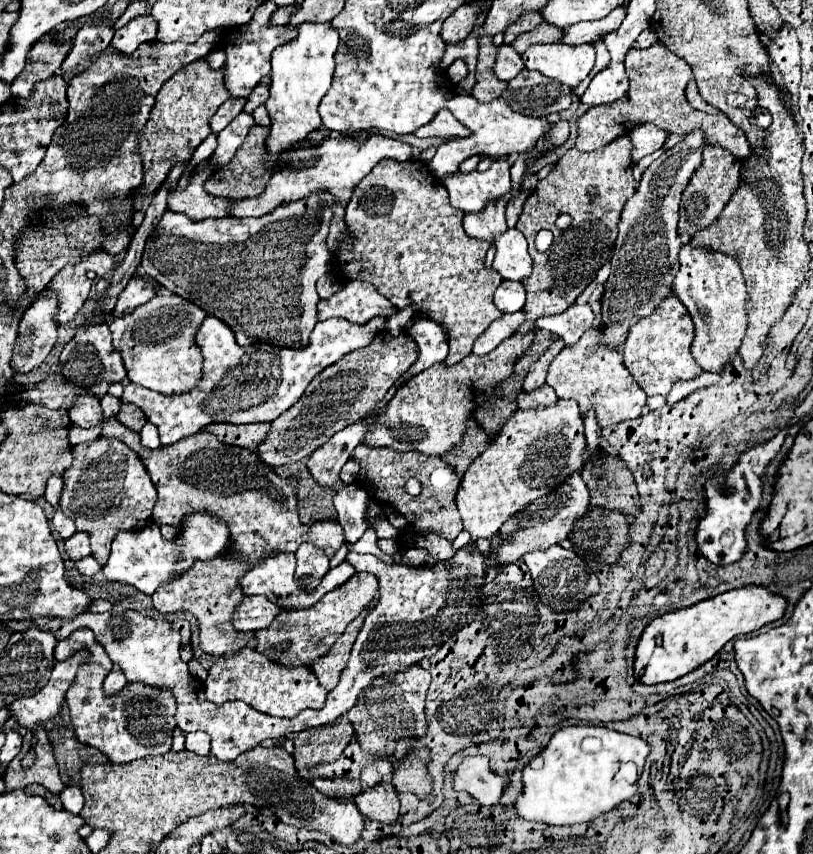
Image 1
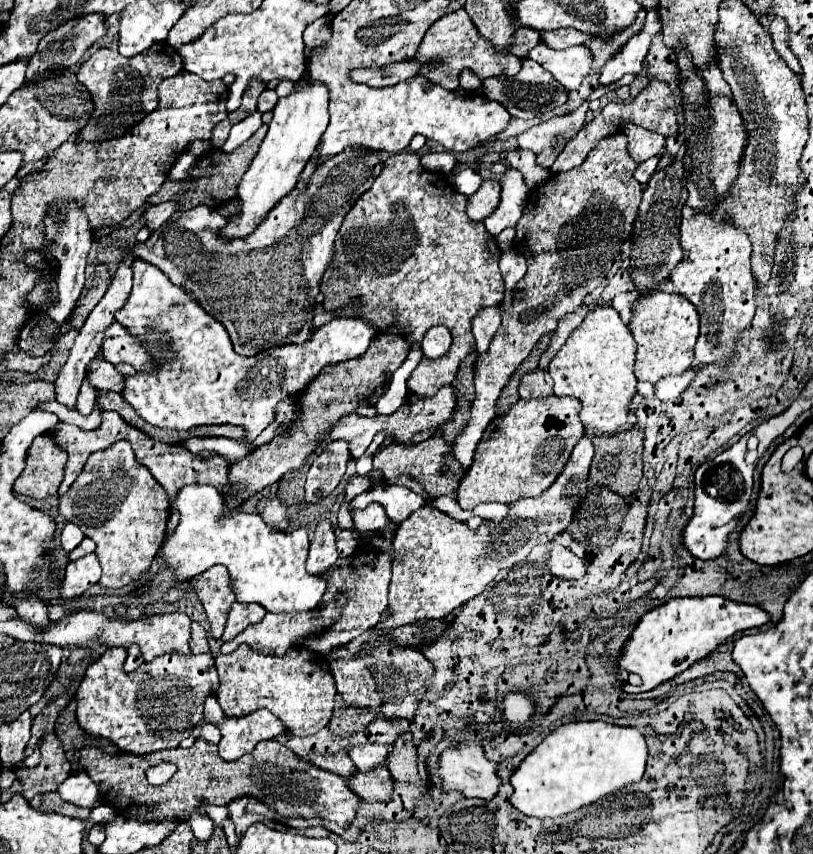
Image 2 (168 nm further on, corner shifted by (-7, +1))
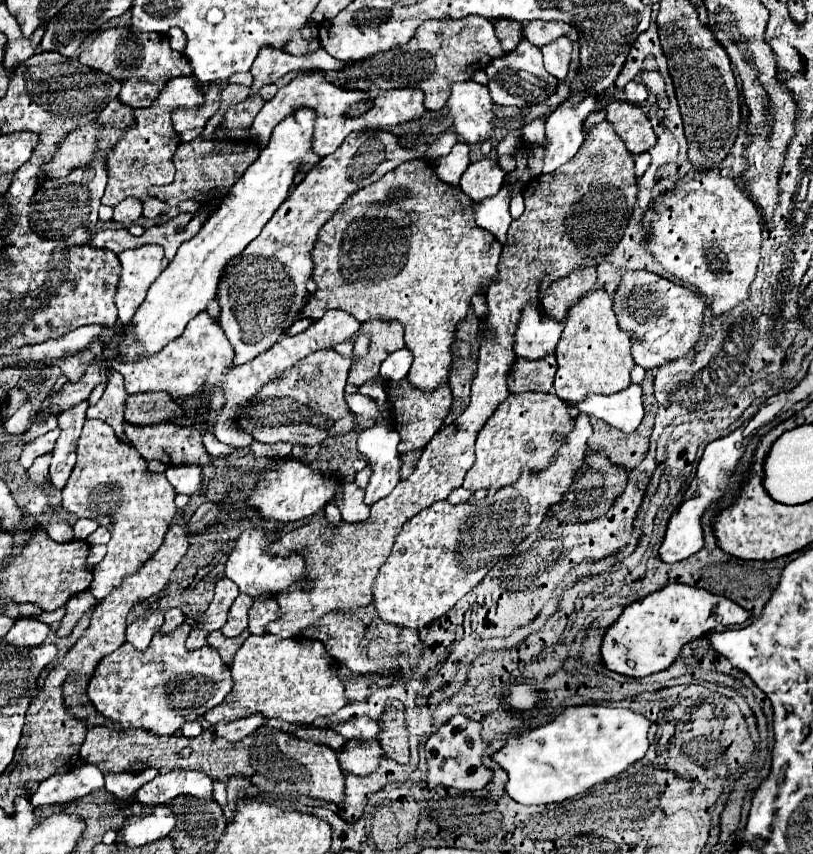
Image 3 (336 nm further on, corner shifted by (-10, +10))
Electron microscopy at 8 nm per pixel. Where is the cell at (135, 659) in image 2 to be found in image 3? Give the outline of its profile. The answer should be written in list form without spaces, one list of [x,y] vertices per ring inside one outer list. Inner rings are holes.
[[[154,611],[146,617],[136,619],[126,629],[126,641],[132,643],[138,651],[144,651],[150,645],[152,635],[162,627],[164,623],[164,611]]]

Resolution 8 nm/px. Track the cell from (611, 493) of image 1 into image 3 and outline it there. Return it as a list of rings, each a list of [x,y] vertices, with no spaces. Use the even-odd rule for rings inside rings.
[[[646,371],[644,381],[640,383],[642,391],[644,391],[644,419],[640,423],[640,427],[634,433],[622,433],[614,427],[610,427],[608,423],[602,423],[600,419],[592,419],[592,427],[594,433],[588,439],[588,445],[592,449],[604,451],[604,455],[612,461],[618,463],[626,469],[634,469],[646,455],[648,451],[648,439],[654,427],[654,417],[656,417],[656,399],[654,399],[654,371]]]

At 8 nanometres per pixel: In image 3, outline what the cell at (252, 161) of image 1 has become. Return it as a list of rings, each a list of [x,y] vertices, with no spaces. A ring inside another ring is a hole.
[[[200,137],[190,143],[182,143],[174,153],[174,165],[176,165],[174,181],[170,185],[150,187],[148,195],[170,205],[178,205],[186,199],[194,199],[200,205],[222,201],[224,195],[228,195],[232,183],[236,183],[242,177],[242,171],[246,171],[246,167],[254,163],[258,151],[260,149],[254,143],[244,143],[240,149],[232,151],[232,143],[228,145],[220,141],[204,141]]]

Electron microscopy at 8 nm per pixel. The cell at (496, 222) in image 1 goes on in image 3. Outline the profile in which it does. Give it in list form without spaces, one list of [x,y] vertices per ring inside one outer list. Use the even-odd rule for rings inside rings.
[[[480,159],[466,169],[460,181],[460,189],[470,199],[480,201],[496,195],[504,183],[504,177],[506,177],[506,171],[498,165],[498,161]]]

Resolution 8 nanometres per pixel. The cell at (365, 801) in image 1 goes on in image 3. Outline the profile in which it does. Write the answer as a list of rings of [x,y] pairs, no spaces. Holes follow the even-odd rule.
[[[354,739],[342,745],[338,751],[338,761],[342,771],[354,775],[372,773],[382,759],[382,747],[376,739]]]

